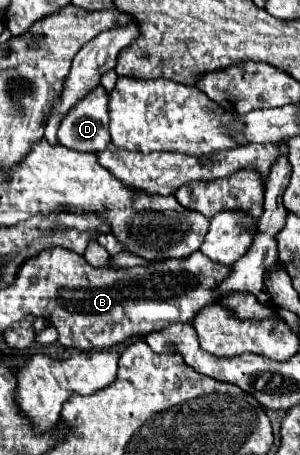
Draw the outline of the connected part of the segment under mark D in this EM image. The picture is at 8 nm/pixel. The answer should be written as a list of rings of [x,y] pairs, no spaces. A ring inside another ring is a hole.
[[[98,86],[80,100],[58,130],[58,142],[78,152],[100,152],[110,144],[108,92]]]

